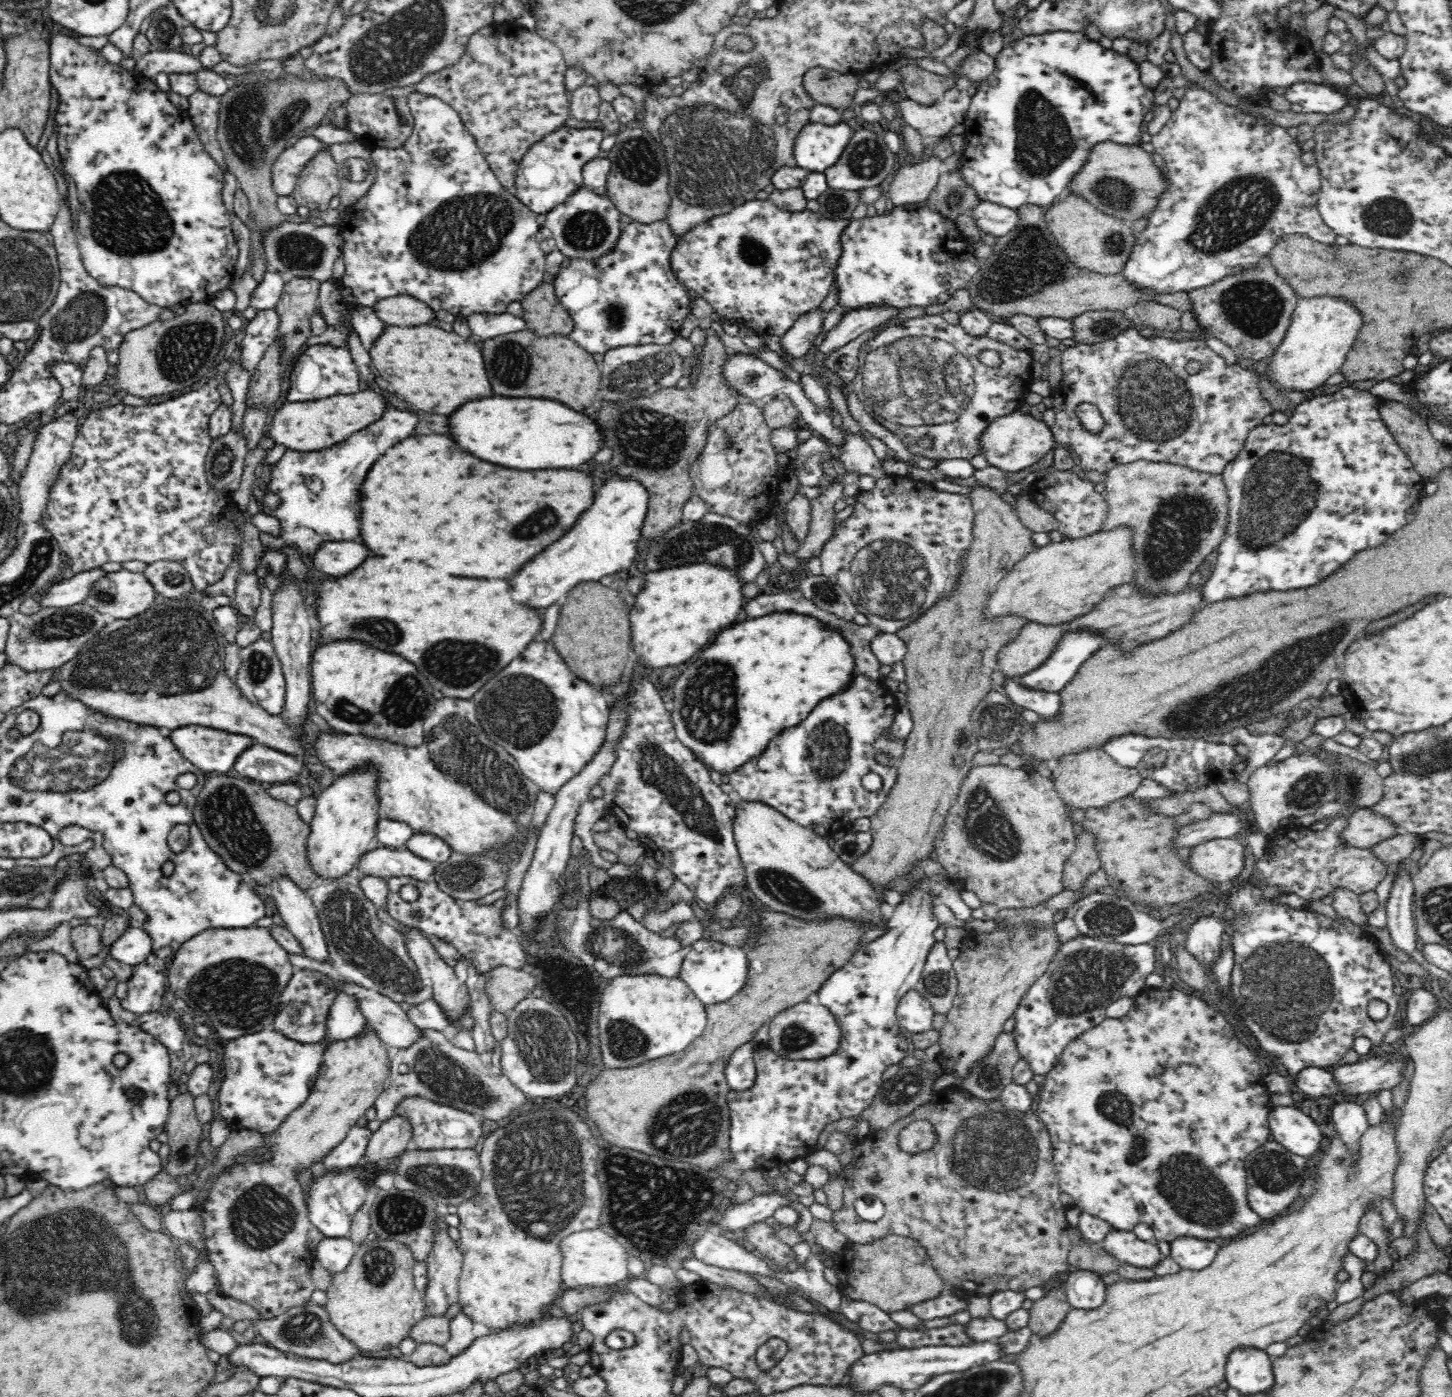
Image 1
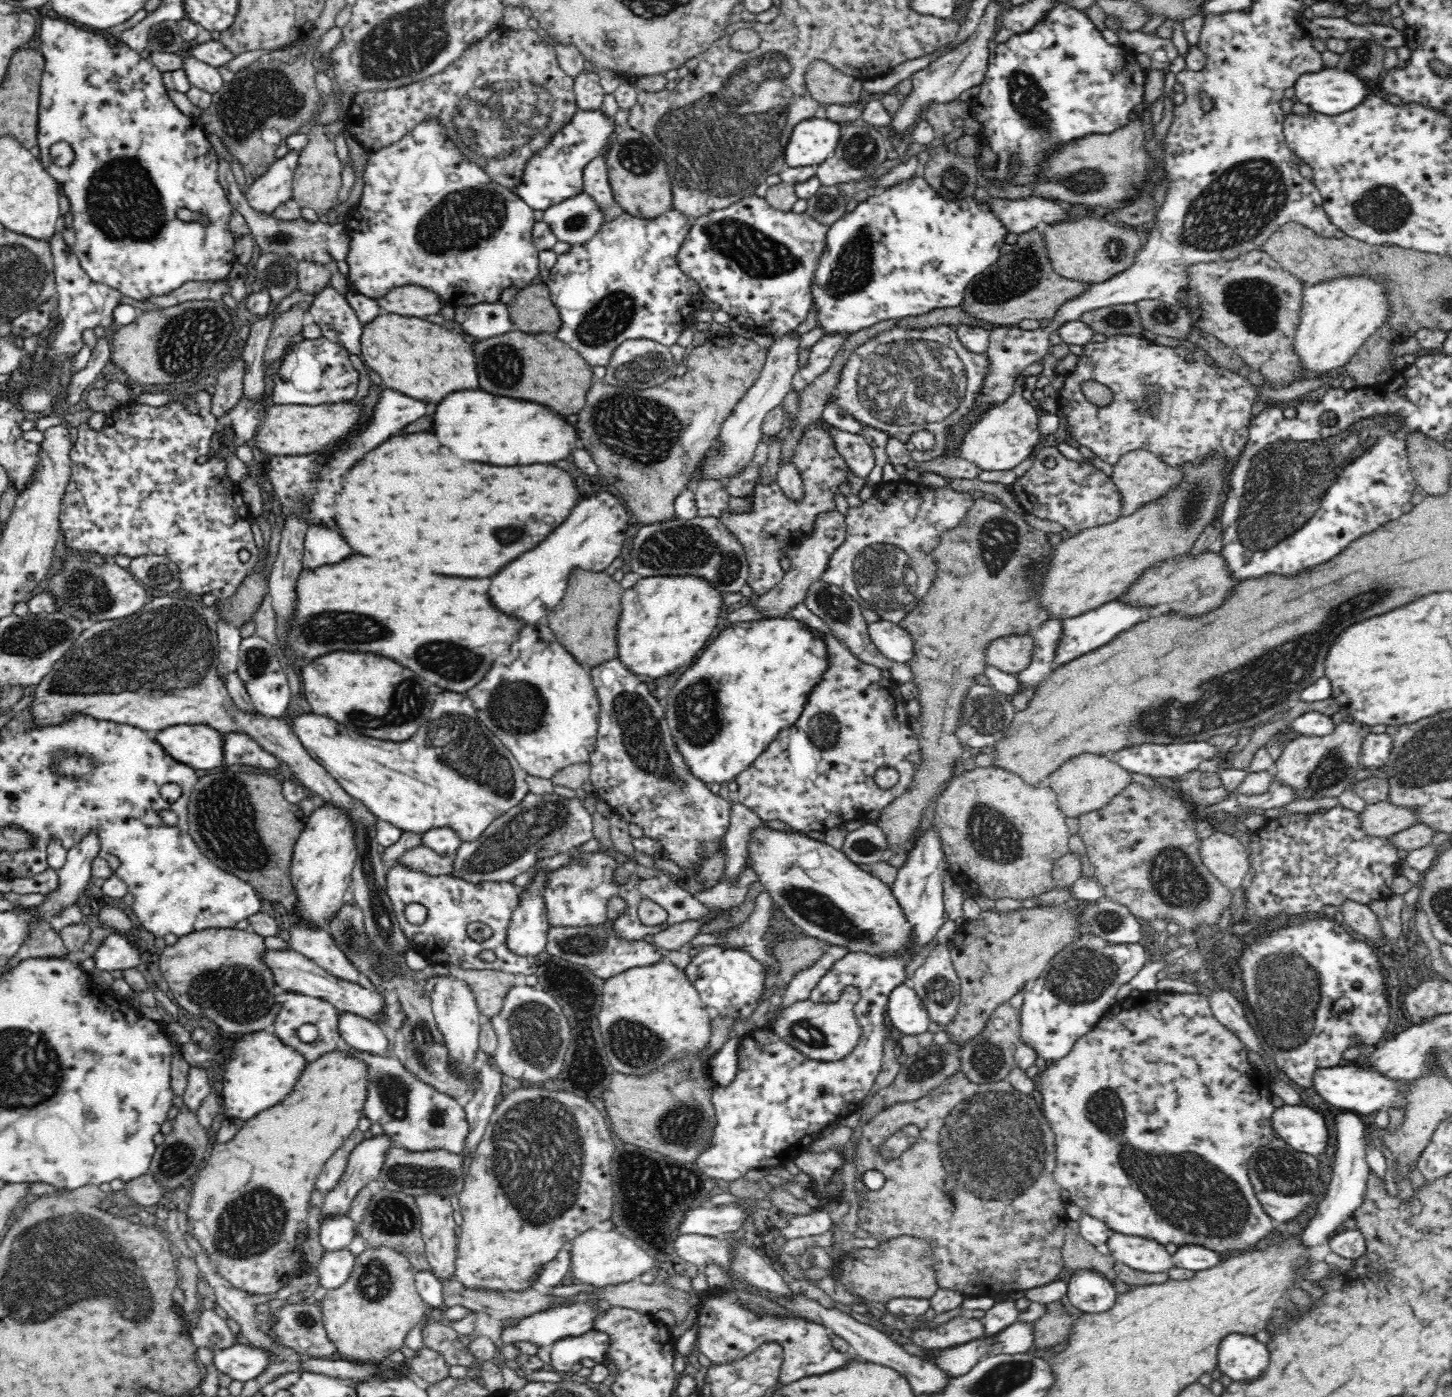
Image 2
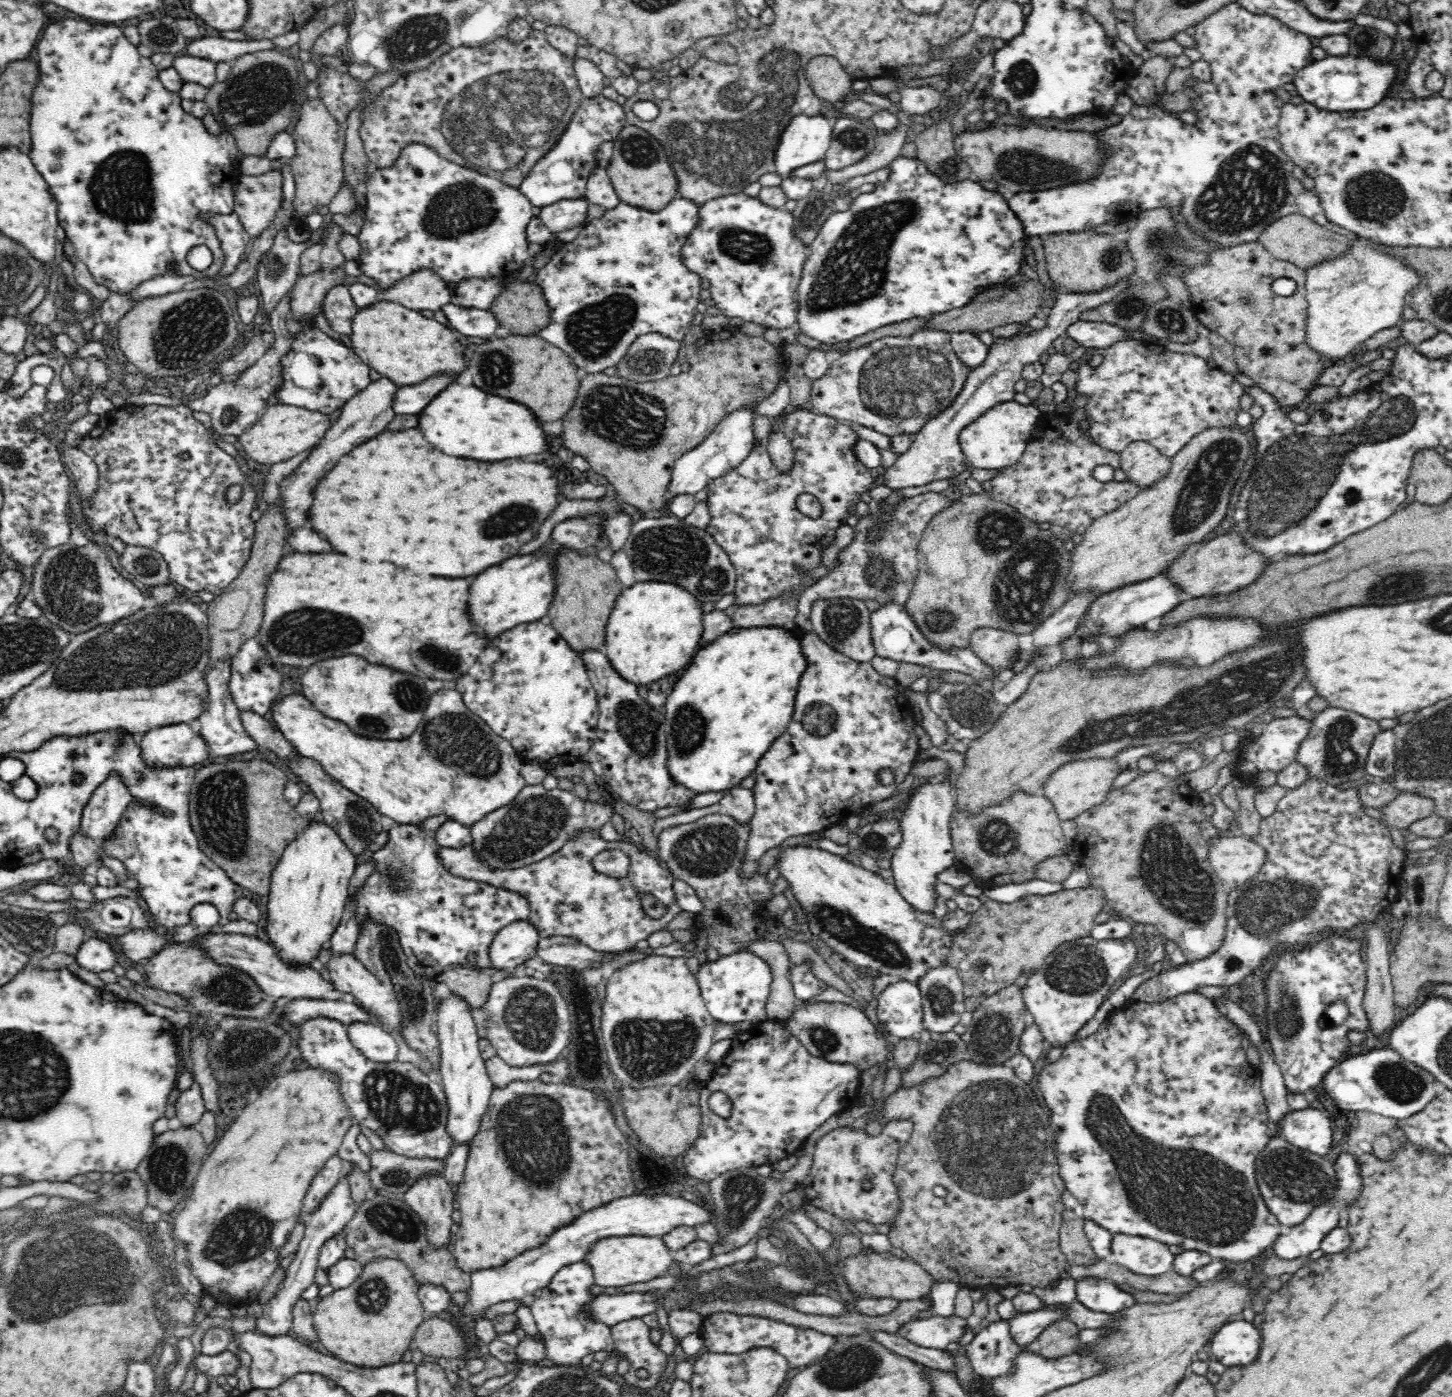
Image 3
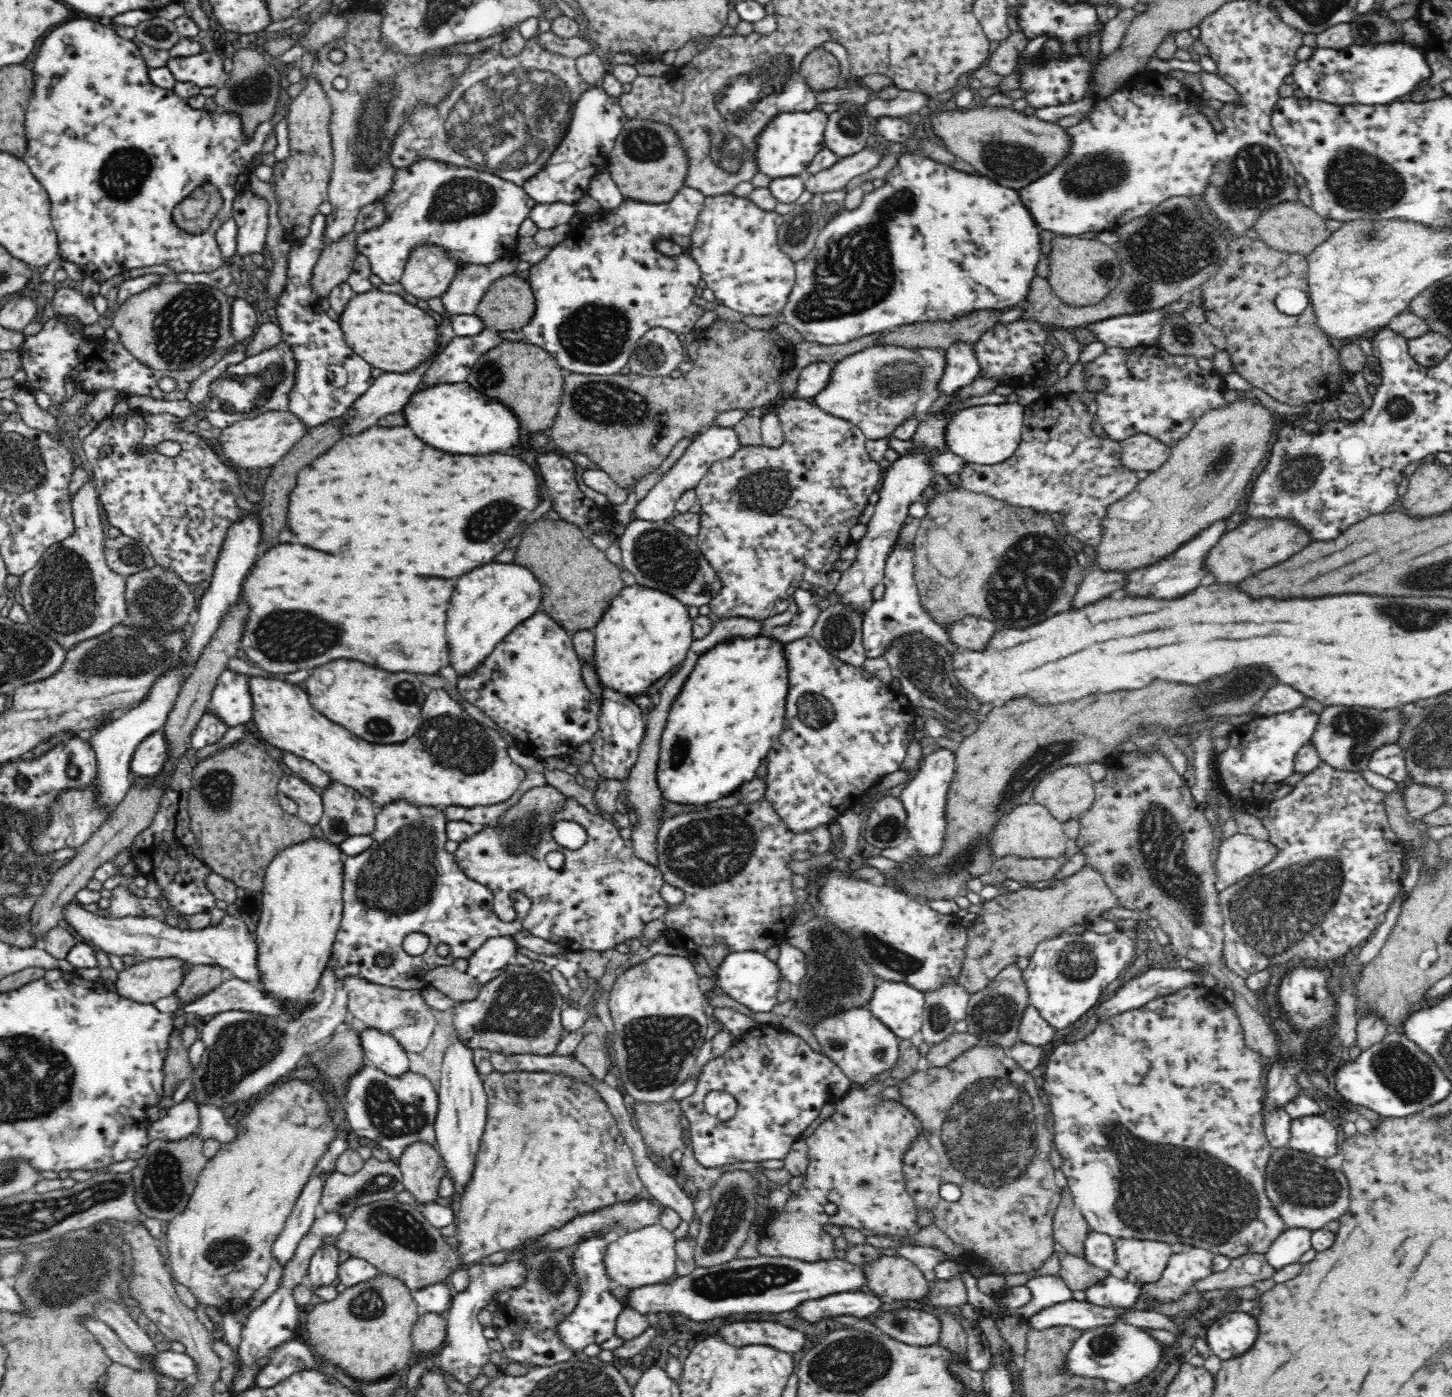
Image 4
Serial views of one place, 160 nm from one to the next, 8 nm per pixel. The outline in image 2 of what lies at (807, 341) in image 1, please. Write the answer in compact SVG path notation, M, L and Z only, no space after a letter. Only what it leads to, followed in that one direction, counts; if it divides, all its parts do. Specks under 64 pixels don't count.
M794 331L774 336L773 343L766 349L767 359L759 377L738 401L738 406L734 408L730 418L723 424L722 432L718 437L718 441L722 443L721 451L713 459L705 462L702 468L704 477L724 479L748 467L759 440L764 437L760 431L765 417L769 411L782 404L791 390L793 376L800 370L798 363L799 351L802 349L800 348L800 335Z

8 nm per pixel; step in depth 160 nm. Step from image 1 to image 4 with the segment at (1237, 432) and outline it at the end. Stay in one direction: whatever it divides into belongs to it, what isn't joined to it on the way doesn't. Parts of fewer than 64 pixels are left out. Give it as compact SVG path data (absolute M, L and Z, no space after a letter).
M1158 344L1140 345L1132 348L1105 347L1103 352L1092 361L1084 364L1086 380L1092 376L1105 379L1104 388L1096 393L1098 409L1095 414L1095 426L1101 435L1109 440L1121 443L1138 434L1148 434L1160 440L1170 449L1185 438L1194 424L1210 410L1224 410L1230 403L1223 395L1226 390L1223 376L1213 369L1201 368L1198 358L1187 355L1172 355Z

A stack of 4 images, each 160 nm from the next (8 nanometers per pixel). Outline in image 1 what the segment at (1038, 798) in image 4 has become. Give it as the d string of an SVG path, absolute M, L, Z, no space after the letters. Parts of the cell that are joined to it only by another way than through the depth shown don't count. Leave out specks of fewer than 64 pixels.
M1090 747L1064 754L1052 764L1053 783L1057 793L1073 809L1095 809L1128 797L1144 780L1140 768L1126 768L1118 764L1102 748Z

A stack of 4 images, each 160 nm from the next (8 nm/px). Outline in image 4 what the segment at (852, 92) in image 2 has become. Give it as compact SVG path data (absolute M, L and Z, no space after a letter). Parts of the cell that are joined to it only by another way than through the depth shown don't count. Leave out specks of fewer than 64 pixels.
M823 46L810 51L799 70L816 93L843 85L838 60Z

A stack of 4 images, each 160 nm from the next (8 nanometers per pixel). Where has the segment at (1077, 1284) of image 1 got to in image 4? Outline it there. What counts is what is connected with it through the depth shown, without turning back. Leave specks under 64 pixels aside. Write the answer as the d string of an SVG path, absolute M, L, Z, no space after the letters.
M1113 1275L1106 1277L1104 1280L1099 1280L1096 1284L1092 1284L1084 1290L1085 1300L1099 1307L1114 1308L1114 1309L1130 1309L1141 1296L1141 1288L1134 1282L1128 1279L1118 1279Z

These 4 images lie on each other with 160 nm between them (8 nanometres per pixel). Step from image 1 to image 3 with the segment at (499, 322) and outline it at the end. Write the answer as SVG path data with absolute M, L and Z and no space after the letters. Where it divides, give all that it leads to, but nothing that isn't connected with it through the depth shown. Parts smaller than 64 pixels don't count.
M450 302L442 307L442 312L446 314L450 328L461 338L478 336L478 338L490 340L494 338L494 332L499 327L498 319L490 310L467 308Z

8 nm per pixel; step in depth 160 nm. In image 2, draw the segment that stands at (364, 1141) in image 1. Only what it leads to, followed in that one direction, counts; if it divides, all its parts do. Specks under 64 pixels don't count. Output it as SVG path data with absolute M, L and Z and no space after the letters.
M358 1128L344 1141L344 1144L326 1161L320 1175L317 1176L315 1188L323 1195L331 1191L340 1182L348 1166L350 1153L364 1140L364 1131Z

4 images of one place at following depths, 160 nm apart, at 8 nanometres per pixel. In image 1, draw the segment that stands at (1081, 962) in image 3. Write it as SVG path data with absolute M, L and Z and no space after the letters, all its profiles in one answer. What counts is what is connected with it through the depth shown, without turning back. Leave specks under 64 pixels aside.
M1084 935L1061 944L1046 972L1029 988L1026 996L1015 1010L1014 1042L1020 1058L1028 1063L1032 1073L1045 1075L1056 1066L1064 1049L1080 1034L1088 1032L1094 1026L1102 1025L1106 1020L1106 1008L1119 998L1134 998L1145 990L1146 978L1155 972L1155 963L1159 956L1155 955L1151 943L1124 945L1118 942L1102 942Z

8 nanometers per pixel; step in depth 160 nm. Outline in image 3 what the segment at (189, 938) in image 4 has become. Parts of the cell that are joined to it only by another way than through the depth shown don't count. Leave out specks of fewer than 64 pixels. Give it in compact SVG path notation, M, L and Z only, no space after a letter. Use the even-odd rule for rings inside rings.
M142 929L138 932L128 932L124 936L118 938L118 944L122 948L122 952L131 961L140 961L142 959L150 959L157 953L160 953L164 944L176 943L172 939L160 936L154 930ZM210 931L210 936L201 940L201 946L208 951L208 957L214 959L216 963L230 965L248 973L254 978L259 988L270 996L276 996L279 999L282 997L287 999L302 997L351 1003L354 1001L351 994L338 990L332 981L324 978L318 972L319 967L317 965L292 965L292 963L286 963L278 955L278 951L274 949L274 946L262 941L262 939L244 936L244 934L214 934L214 932Z

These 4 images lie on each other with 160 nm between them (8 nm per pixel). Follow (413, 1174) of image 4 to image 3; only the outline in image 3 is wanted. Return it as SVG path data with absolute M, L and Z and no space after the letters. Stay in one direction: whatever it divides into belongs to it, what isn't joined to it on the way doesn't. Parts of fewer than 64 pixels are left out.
M430 1175L418 1179L402 1196L406 1204L418 1213L426 1229L428 1243L438 1250L446 1250L450 1242L452 1202L455 1193L450 1183L440 1175Z

